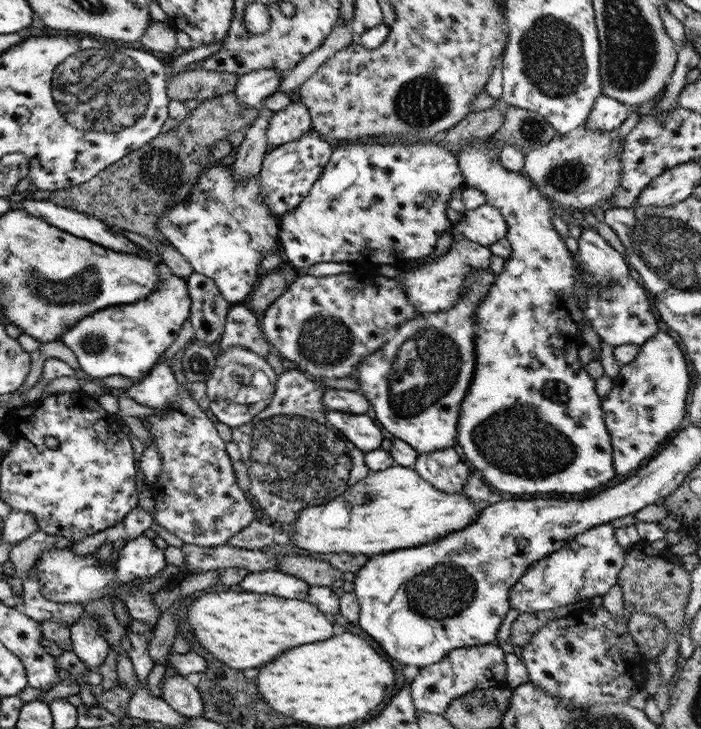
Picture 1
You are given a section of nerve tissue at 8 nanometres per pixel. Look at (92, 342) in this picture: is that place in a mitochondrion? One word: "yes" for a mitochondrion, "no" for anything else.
yes

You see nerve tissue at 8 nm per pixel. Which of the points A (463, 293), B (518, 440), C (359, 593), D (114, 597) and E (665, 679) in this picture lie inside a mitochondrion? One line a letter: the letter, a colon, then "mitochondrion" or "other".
A: other
B: mitochondrion
C: other
D: other
E: other

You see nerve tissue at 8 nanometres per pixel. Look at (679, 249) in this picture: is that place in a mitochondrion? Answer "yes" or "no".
yes

